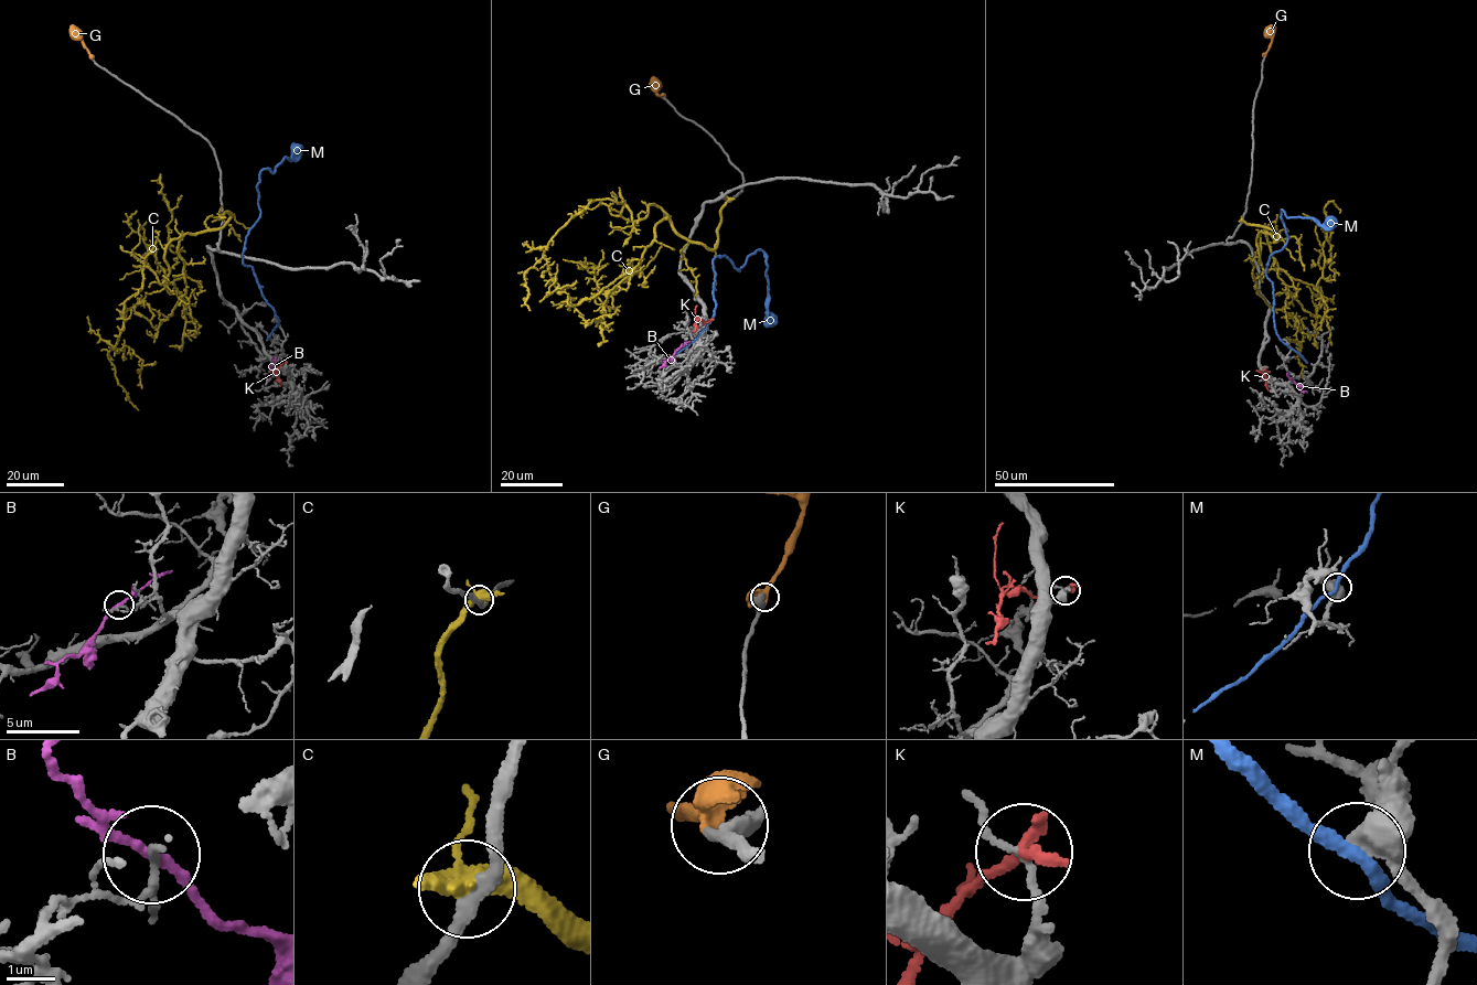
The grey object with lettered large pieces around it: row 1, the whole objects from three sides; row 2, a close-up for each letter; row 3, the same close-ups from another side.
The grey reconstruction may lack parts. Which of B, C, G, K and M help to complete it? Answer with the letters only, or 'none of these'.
G

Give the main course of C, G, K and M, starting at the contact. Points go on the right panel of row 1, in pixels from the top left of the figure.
C: (1241, 222), (1279, 236), (1260, 233), (1253, 275), (1266, 303), (1301, 320), (1302, 377)
G: (1265, 54), (1271, 39), (1266, 27)
K: (1264, 370), (1269, 391)
M: (1286, 344), (1275, 328), (1273, 285), (1265, 274), (1270, 256), (1287, 241), (1281, 210), (1322, 225), (1330, 221)

